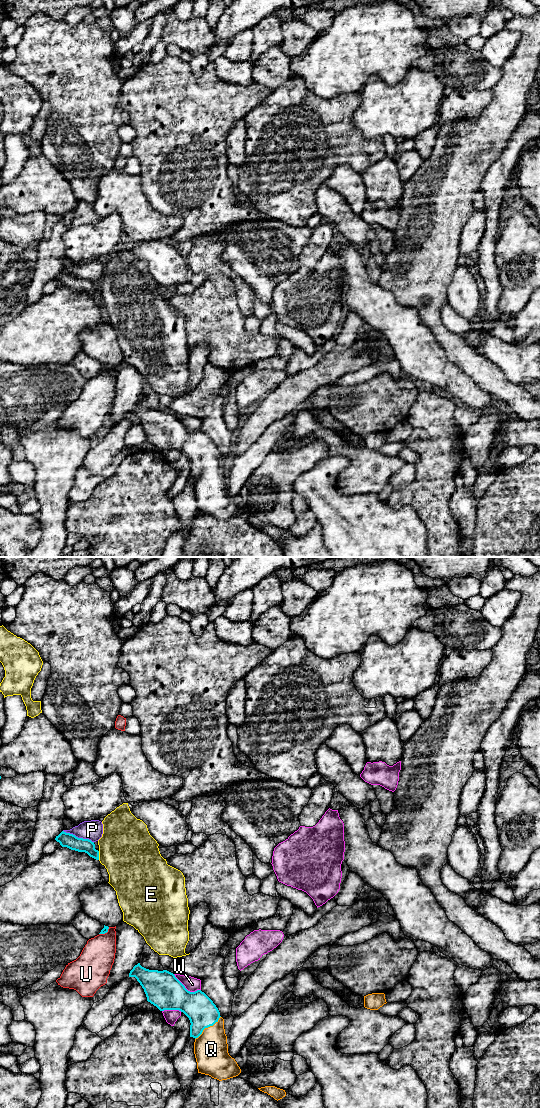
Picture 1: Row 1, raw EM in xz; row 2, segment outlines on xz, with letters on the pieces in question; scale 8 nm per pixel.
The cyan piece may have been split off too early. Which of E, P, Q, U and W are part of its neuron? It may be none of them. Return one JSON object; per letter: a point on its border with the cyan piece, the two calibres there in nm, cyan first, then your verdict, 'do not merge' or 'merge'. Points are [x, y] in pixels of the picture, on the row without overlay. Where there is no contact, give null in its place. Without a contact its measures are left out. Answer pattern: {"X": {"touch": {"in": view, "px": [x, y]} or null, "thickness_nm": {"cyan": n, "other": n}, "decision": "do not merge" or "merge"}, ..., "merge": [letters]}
{"E": {"touch": {"in": "xz", "px": [98, 295]}, "thickness_nm": {"cyan": 120, "other": 440}, "decision": "do not merge"}, "P": {"touch": {"in": "xz", "px": [77, 277]}, "thickness_nm": {"cyan": 120, "other": 160}, "decision": "do not merge"}, "Q": {"touch": {"in": "xz", "px": [207, 467]}, "thickness_nm": {"cyan": 240, "other": 280}, "decision": "merge"}, "U": {"touch": {"in": "xz", "px": [105, 372]}, "thickness_nm": {"cyan": 50, "other": 280}, "decision": "do not merge"}, "W": {"touch": {"in": "xz", "px": [185, 428]}, "thickness_nm": {"cyan": 280, "other": 120}, "decision": "do not merge"}, "merge": ["Q"]}

